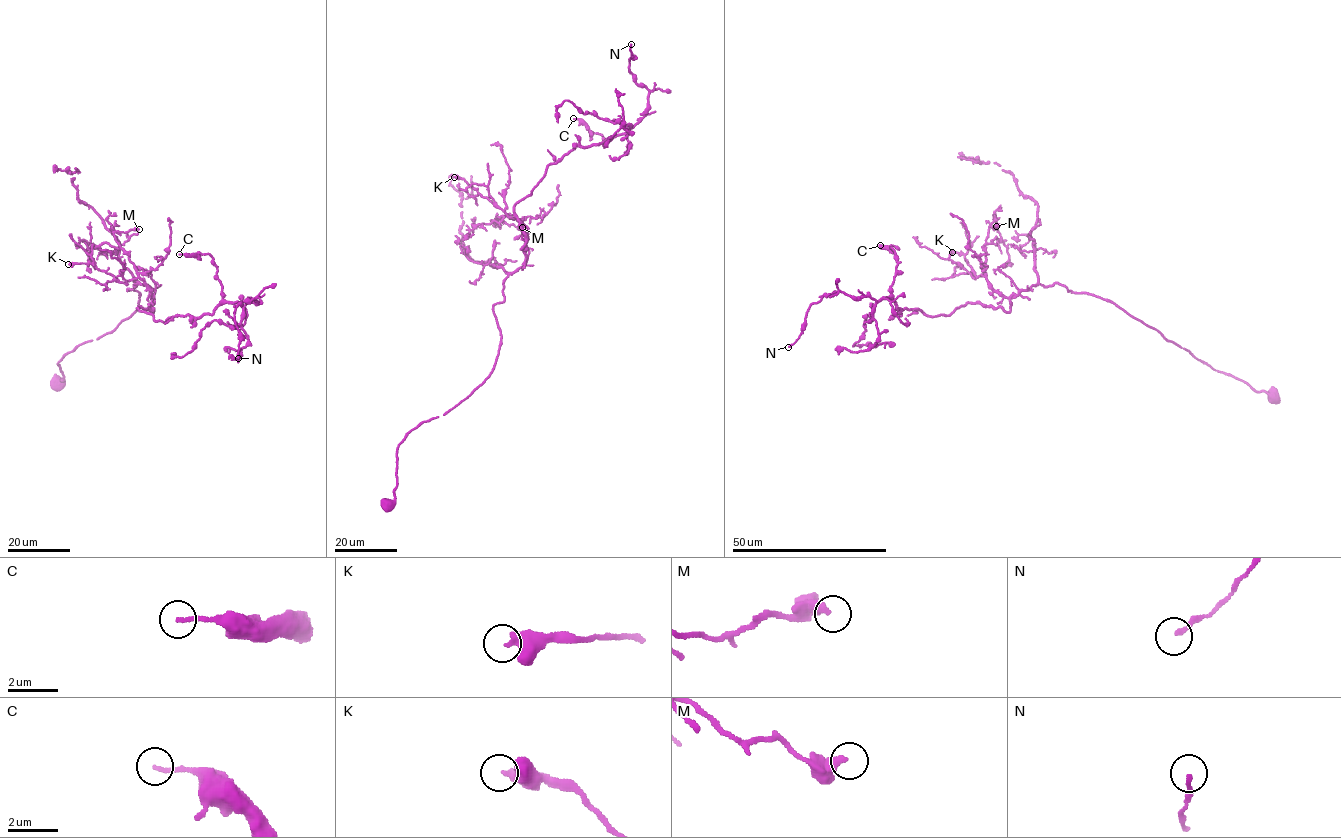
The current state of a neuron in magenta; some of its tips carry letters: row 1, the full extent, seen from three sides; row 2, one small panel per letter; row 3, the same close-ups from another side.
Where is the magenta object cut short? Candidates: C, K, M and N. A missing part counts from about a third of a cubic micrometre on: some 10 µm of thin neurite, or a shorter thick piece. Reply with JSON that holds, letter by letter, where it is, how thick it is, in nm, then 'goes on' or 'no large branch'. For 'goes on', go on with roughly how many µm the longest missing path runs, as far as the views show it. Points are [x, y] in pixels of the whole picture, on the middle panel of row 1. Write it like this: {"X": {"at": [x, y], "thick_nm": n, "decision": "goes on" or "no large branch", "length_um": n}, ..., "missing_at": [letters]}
{"C": {"at": [573, 118], "thick_nm": 160, "decision": "no large branch"}, "K": {"at": [454, 177], "thick_nm": 400, "decision": "no large branch"}, "M": {"at": [522, 227], "thick_nm": 360, "decision": "no large branch"}, "N": {"at": [631, 44], "thick_nm": 170, "decision": "no large branch"}, "missing_at": []}

